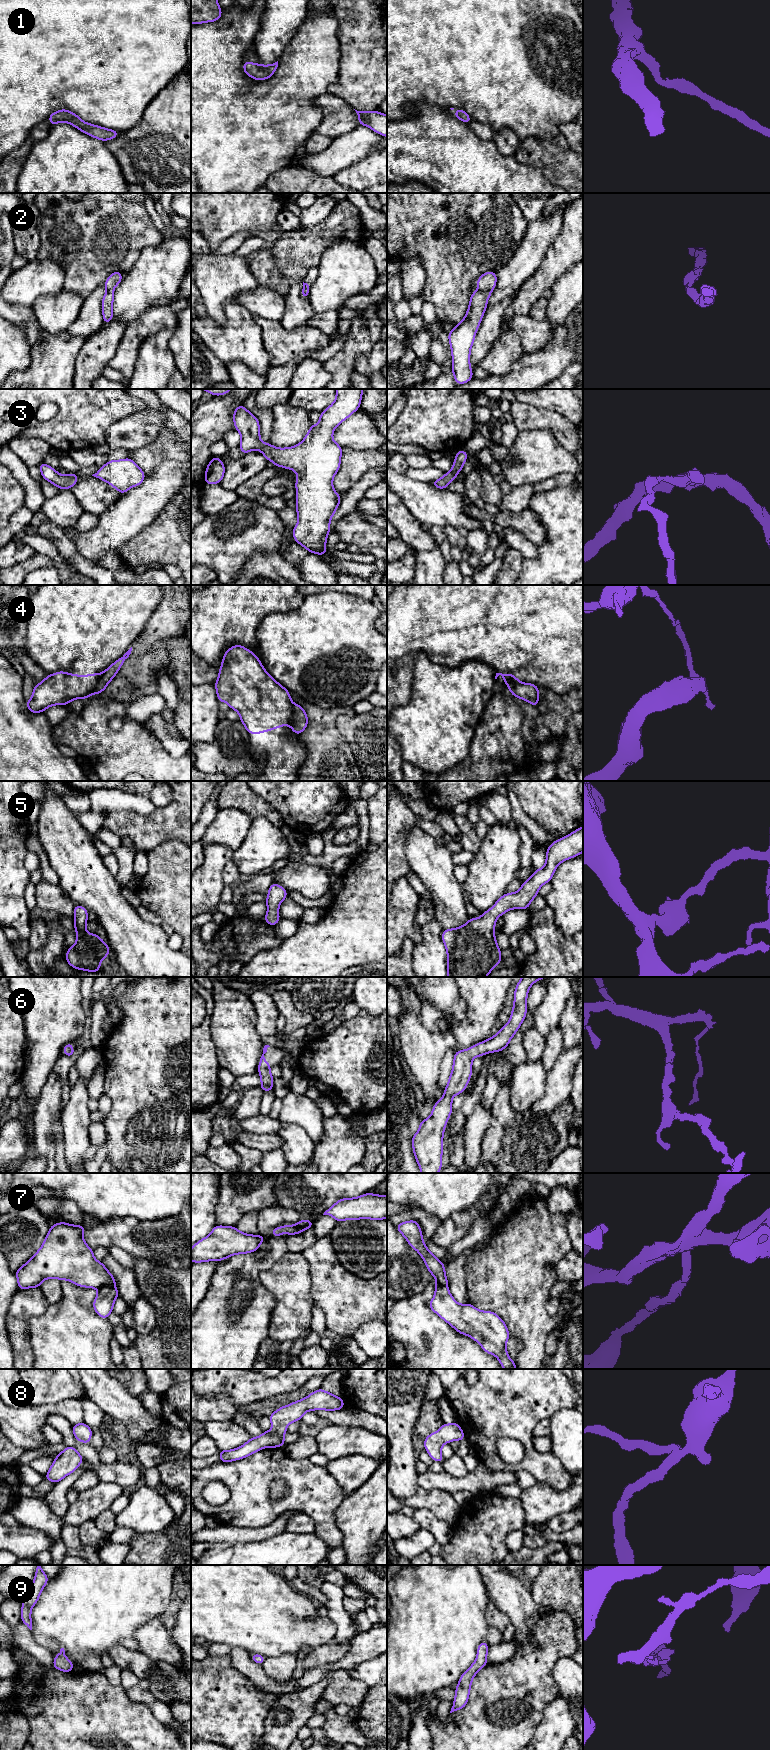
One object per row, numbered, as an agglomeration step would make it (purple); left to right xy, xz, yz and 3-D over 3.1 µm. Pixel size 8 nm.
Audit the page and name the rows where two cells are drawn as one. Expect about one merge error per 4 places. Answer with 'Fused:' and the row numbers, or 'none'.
Fused: 4, 7, 9

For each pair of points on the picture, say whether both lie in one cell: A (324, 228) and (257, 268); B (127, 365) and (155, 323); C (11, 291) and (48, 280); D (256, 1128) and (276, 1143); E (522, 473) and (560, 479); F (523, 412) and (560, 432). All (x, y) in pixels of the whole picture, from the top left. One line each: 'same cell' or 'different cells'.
A: same cell
B: same cell
C: same cell
D: different cells
E: different cells
F: same cell

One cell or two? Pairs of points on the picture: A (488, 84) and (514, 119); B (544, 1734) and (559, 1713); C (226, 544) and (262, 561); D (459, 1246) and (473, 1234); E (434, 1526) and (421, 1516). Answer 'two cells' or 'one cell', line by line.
A: one cell
B: one cell
C: two cells
D: one cell
E: one cell

